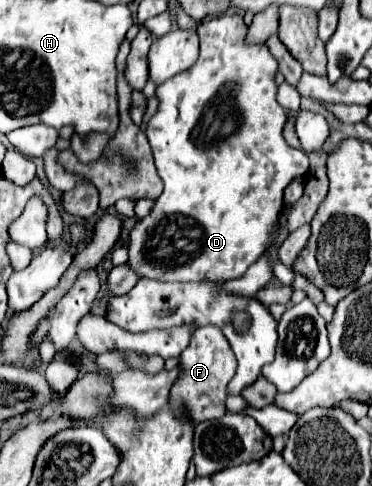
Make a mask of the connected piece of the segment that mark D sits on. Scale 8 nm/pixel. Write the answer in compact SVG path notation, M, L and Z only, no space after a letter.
M217 16L211 20L205 20L197 28L199 36L199 46L201 54L199 60L187 68L185 72L169 78L157 88L157 98L159 98L159 108L151 116L147 124L147 138L153 148L157 172L165 184L163 194L157 198L153 210L149 216L139 220L135 228L131 230L131 242L129 242L129 264L141 278L155 278L155 280L233 280L241 278L247 268L267 250L267 246L277 238L279 234L279 216L283 208L283 188L295 178L307 172L309 160L307 154L299 148L291 148L287 140L283 138L283 128L289 118L289 110L285 110L277 102L277 84L275 84L275 74L279 70L279 64L267 50L267 46L247 46L247 26L243 22L243 16Z

